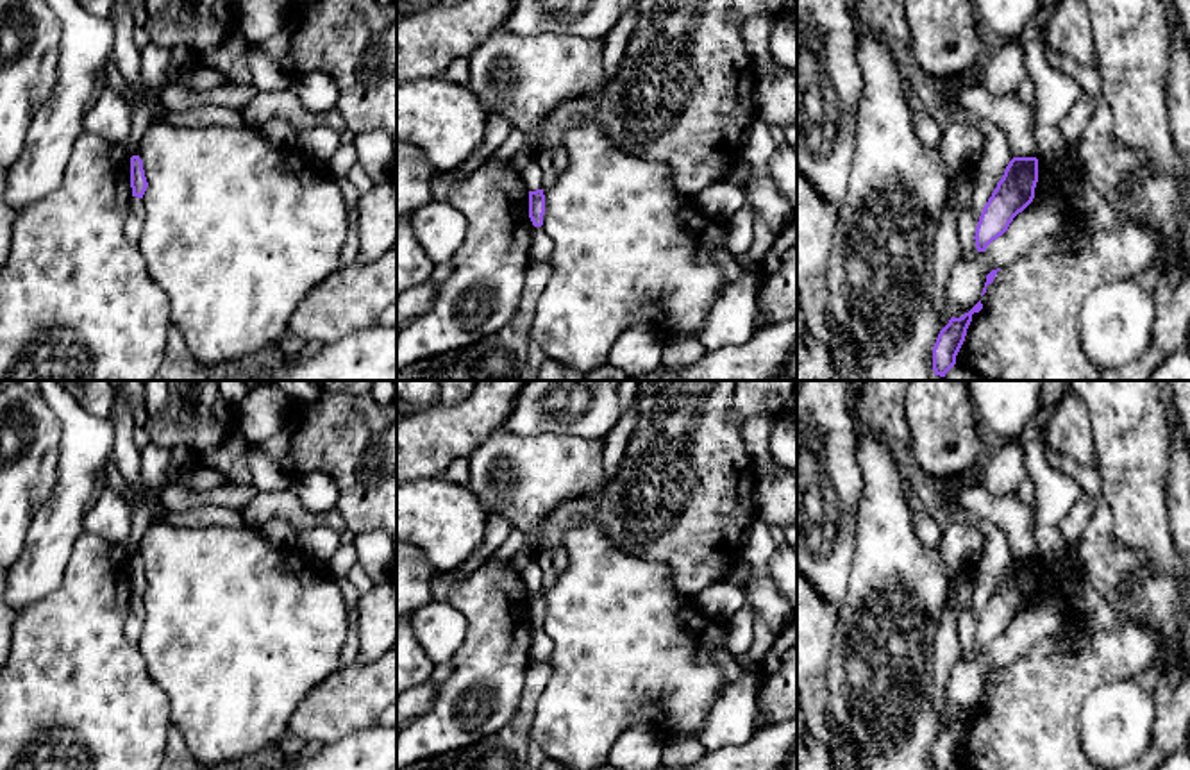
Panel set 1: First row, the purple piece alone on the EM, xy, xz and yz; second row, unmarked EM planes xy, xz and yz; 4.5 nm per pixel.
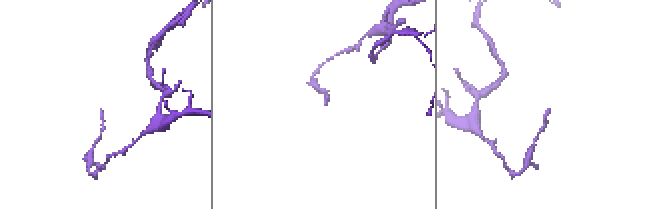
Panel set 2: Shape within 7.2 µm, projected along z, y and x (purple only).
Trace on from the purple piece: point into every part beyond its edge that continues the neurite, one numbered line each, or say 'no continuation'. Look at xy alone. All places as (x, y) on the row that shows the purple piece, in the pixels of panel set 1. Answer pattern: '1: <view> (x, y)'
no continuation

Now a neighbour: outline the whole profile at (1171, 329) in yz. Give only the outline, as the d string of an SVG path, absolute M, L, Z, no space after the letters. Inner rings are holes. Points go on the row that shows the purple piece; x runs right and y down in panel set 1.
M1190 275L1177 284L1161 280L1152 300L1154 327L1149 347L1126 366L1104 372L1099 381L1147 381L1169 356L1188 345Z

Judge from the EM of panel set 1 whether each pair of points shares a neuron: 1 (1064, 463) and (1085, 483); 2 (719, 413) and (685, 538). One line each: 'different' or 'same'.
1: same
2: same

